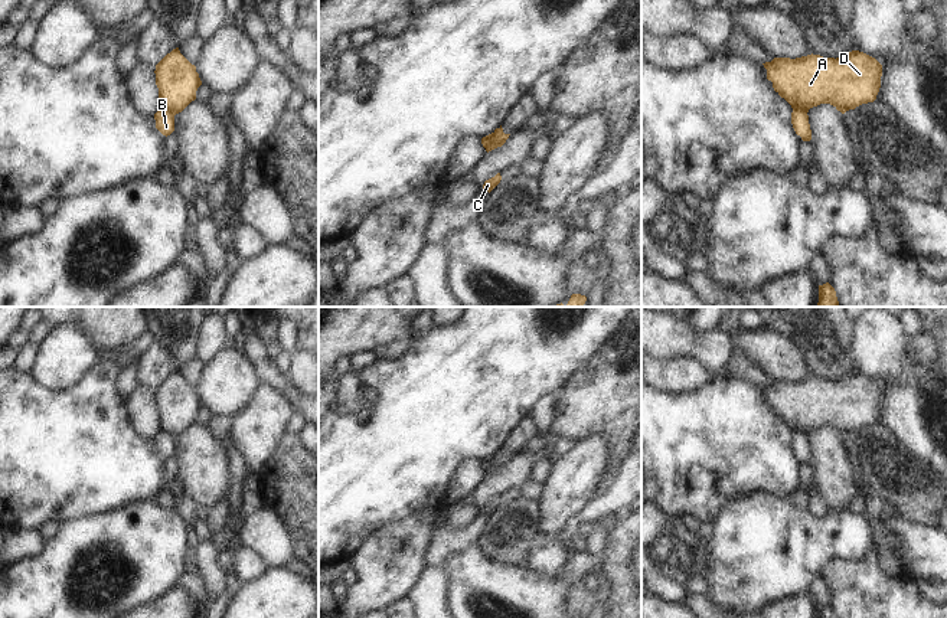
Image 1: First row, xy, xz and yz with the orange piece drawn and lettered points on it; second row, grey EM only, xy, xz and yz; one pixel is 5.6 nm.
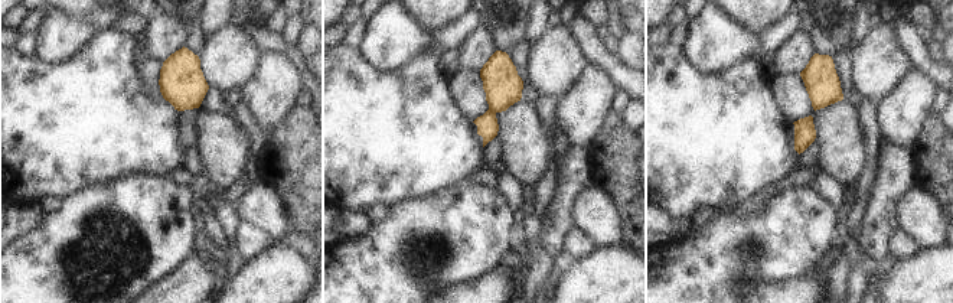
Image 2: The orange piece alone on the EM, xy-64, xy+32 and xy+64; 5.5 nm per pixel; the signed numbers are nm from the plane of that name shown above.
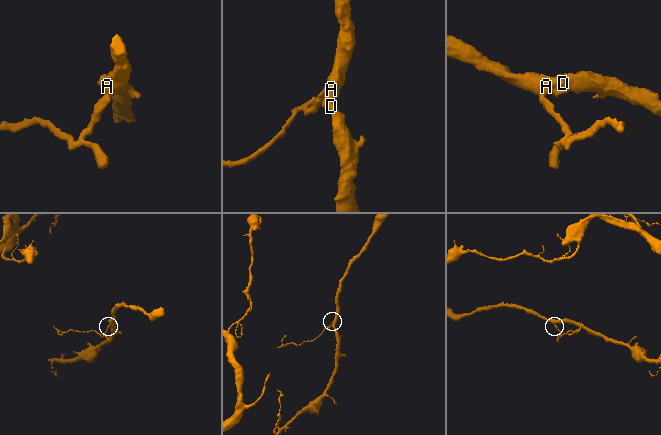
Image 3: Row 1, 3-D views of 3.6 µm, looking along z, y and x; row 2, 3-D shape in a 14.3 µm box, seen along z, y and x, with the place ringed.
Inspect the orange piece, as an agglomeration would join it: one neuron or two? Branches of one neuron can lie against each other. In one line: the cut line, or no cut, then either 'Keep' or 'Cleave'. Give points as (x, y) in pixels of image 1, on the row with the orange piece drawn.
Split along yz (793, 108), (802, 108), (806, 113). Cleave

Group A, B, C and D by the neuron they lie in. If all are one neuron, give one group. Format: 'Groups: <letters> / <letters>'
Groups: A C D / B

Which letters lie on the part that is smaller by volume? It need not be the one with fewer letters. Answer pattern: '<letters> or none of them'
B

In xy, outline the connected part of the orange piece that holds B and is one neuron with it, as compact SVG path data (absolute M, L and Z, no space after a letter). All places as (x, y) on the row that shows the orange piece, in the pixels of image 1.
M159 109L154 114L156 120L156 128L163 134L163 135L170 135L174 131L174 115L169 109Z

